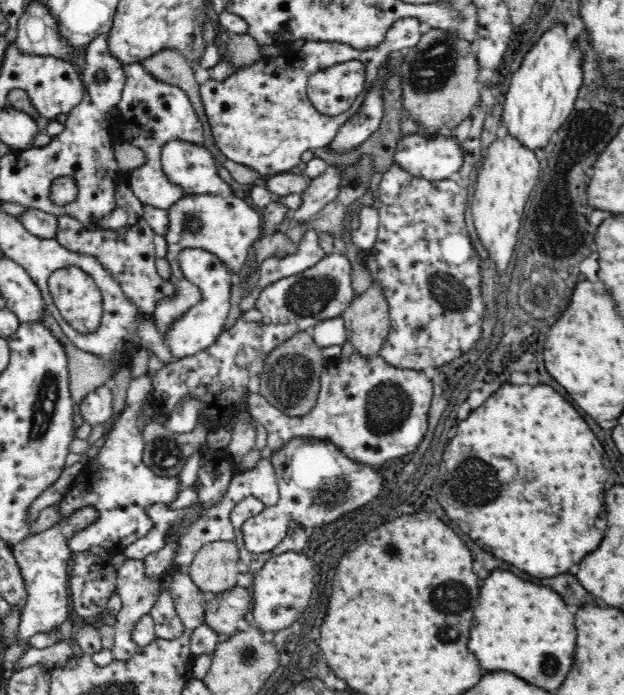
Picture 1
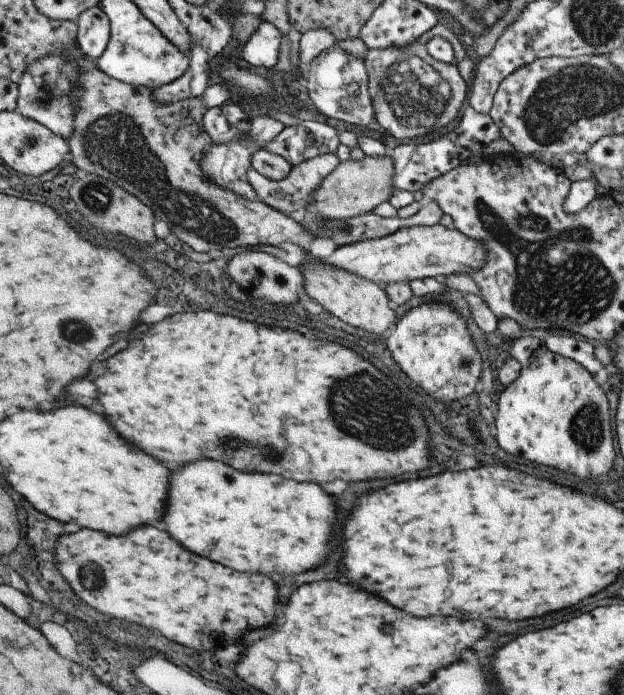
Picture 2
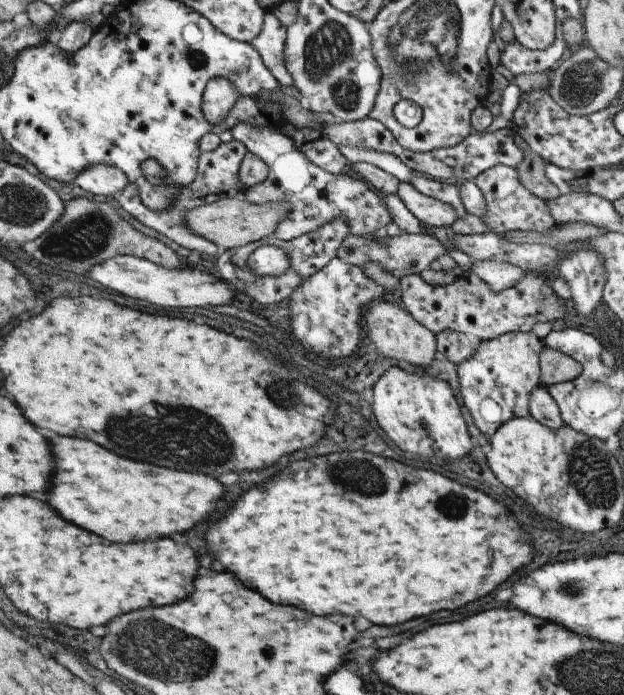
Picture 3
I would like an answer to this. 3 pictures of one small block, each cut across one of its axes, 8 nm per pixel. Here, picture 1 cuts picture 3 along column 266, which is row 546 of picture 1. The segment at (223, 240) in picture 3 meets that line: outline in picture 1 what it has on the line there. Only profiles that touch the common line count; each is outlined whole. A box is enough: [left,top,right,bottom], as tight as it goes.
[188,540,240,596]

